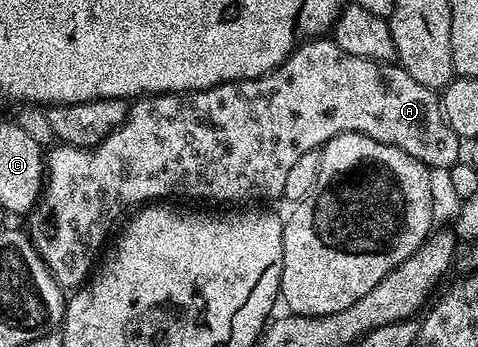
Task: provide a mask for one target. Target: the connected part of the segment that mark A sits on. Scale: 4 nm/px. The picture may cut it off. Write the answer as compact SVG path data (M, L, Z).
M308 39L290 50L287 56L272 69L275 69L272 73L264 72L253 79L221 83L196 93L156 93L138 98L128 108L127 118L123 121L123 125L113 130L100 145L94 145L92 149L82 149L59 143L46 154L43 195L39 204L29 214L29 220L31 220L29 236L36 251L41 255L41 259L64 290L74 291L90 278L96 268L101 250L108 244L109 238L112 236L113 230L111 231L111 228L116 224L115 229L120 224L119 216L122 213L127 215L136 207L171 199L167 197L192 197L195 201L243 201L239 203L263 203L266 197L282 198L285 191L285 179L288 178L288 172L292 169L293 163L306 152L322 150L325 142L342 133L360 133L361 135L369 135L369 139L377 139L386 145L396 145L398 149L413 155L413 159L417 159L422 165L431 169L450 169L460 160L461 139L455 134L453 127L449 127L449 123L443 118L440 94L429 87L421 87L421 83L417 83L417 79L413 79L413 75L406 73L398 63L370 61L369 59L361 59L361 55L349 55L349 51L341 51L341 47L334 39Z

